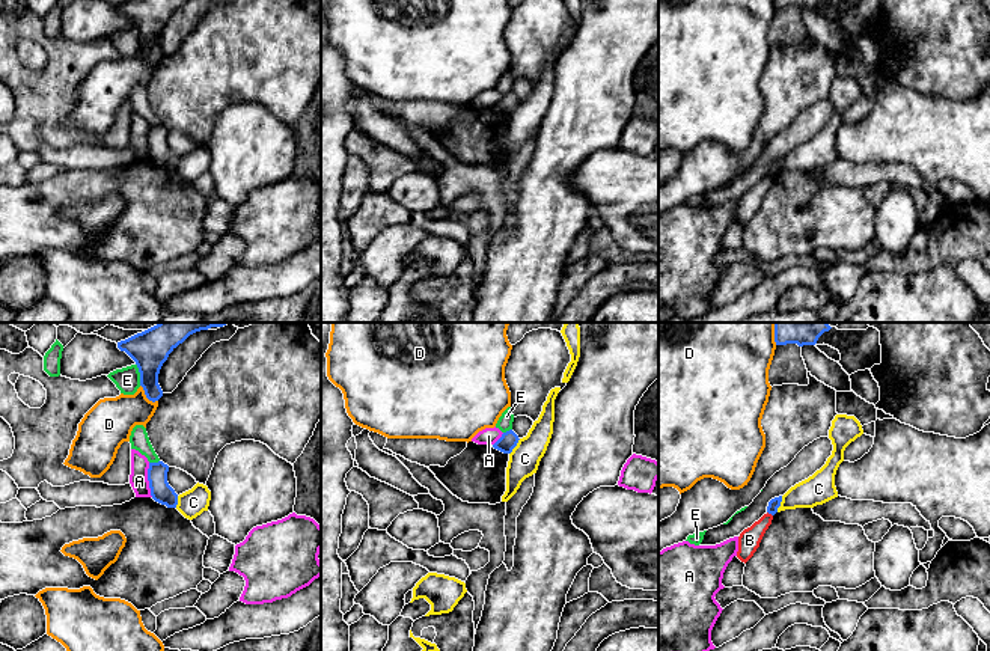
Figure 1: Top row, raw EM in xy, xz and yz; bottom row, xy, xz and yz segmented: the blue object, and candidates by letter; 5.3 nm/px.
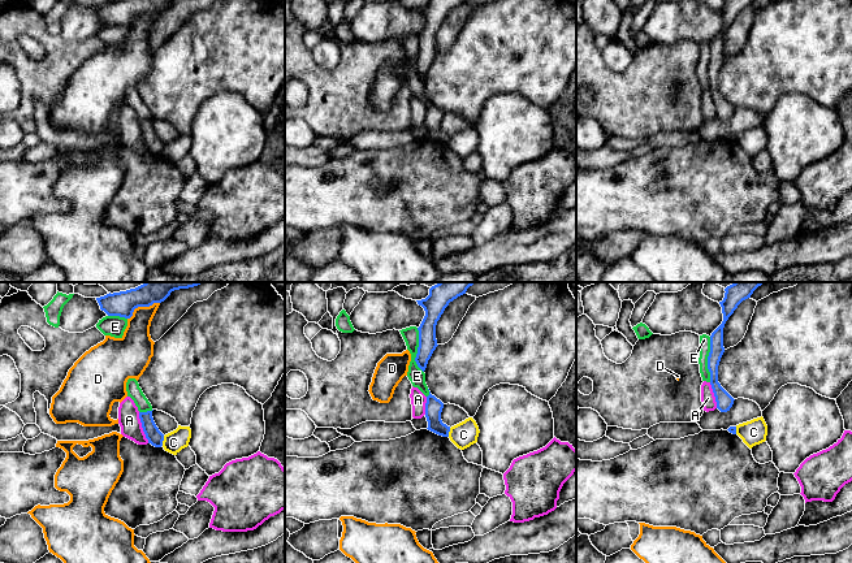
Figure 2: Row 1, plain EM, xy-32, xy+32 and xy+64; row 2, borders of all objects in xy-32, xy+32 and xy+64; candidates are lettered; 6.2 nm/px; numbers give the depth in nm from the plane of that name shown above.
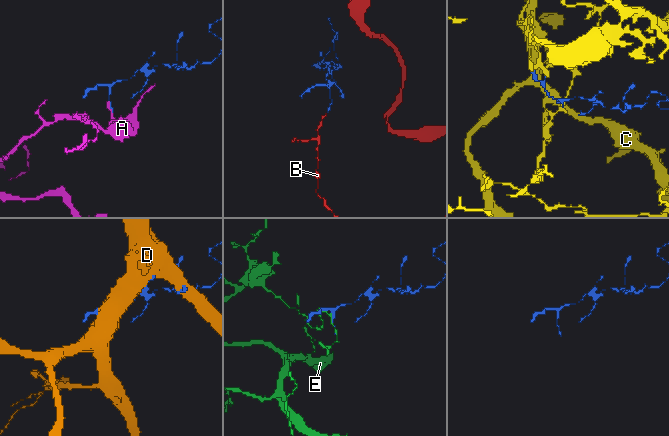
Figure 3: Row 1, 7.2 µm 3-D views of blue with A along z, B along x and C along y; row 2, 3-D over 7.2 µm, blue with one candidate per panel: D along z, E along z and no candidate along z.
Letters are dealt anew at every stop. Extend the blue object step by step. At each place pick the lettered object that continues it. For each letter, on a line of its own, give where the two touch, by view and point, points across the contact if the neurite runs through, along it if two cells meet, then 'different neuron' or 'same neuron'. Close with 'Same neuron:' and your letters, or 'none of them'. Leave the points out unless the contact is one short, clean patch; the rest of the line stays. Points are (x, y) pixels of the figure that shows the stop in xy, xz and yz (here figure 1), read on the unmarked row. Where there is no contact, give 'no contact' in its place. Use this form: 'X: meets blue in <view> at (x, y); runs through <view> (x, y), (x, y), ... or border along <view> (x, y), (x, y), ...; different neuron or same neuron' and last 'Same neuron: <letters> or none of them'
A: meets blue in xy at (148, 142); different neuron
B: meets blue in yz at (770, 175); border along yz (767, 174), (772, 178); different neuron
C: meets blue in yz at (779, 166); border along yz (782, 158), (776, 174); different neuron
D: meets blue in xy at (146, 59); different neuron
E: meets blue in xy at (140, 36); different neuron
Same neuron: none of them

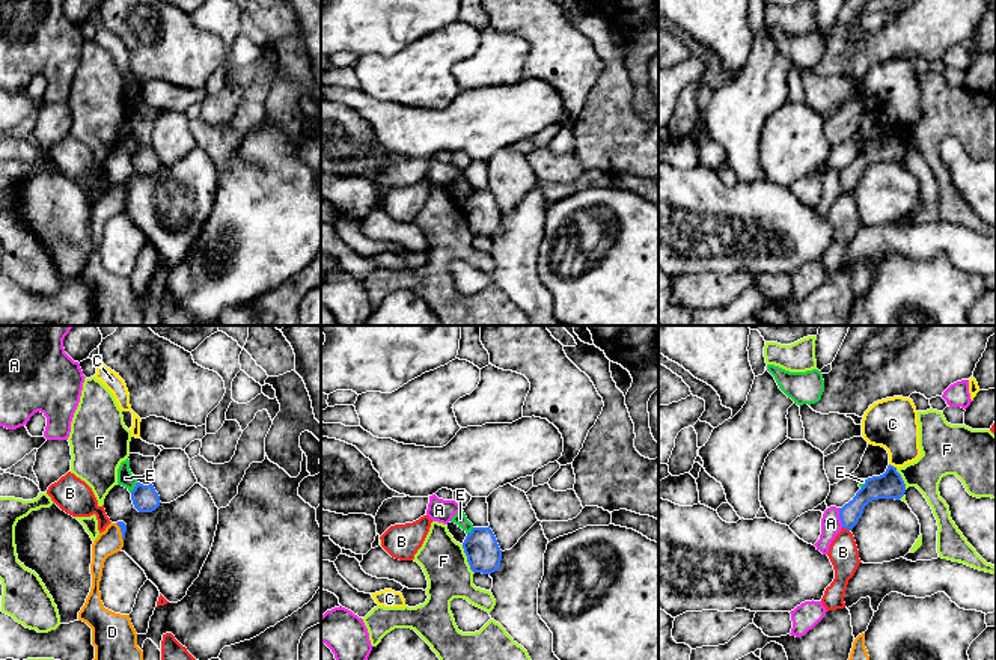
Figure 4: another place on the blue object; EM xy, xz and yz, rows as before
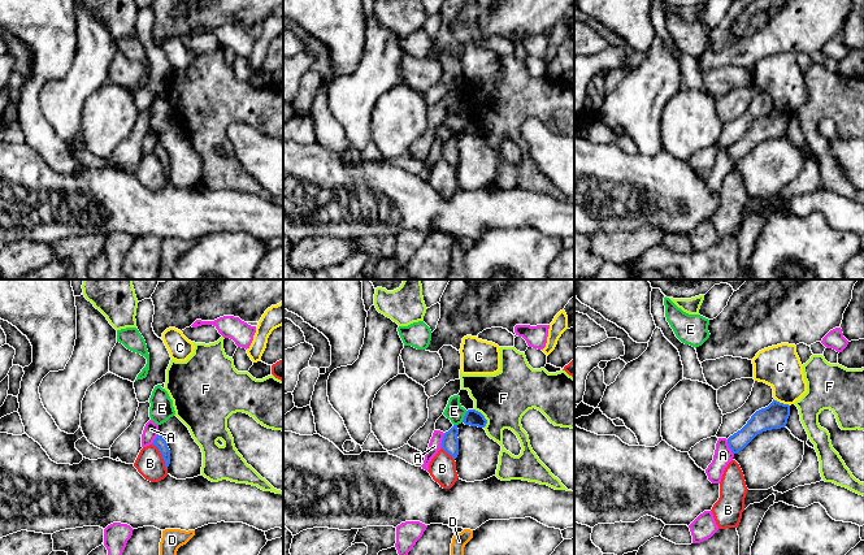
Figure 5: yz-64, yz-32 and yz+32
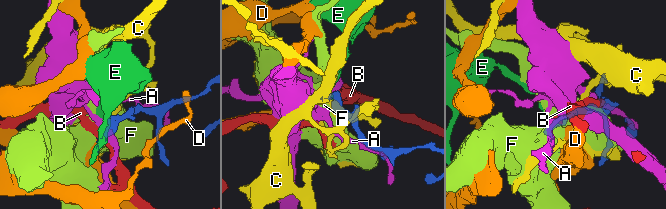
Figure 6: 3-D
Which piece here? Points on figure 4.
A: meets blue in yz at (840, 180); different neuron
B: meets blue in yz at (846, 190); border along yz (843, 189), (849, 193); different neuron
C: meets blue in yz at (892, 128); border along yz (889, 125), (897, 130); different neuron
D: meets blue in xy at (121, 193); same neuron
E: meets blue in xy at (134, 149); border along xy (137, 145), (130, 154); different neuron
F: meets blue in xz at (467, 222); border along xz (461, 207), (469, 231), (473, 235); different neuron
Same neuron: D

